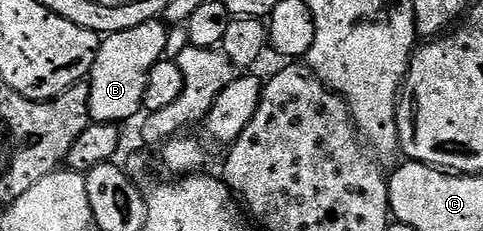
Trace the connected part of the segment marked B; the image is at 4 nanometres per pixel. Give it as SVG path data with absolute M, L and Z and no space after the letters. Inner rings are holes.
M155 18L130 29L105 34L101 38L100 48L94 57L92 74L86 80L90 89L92 123L124 125L127 119L141 114L150 69L154 69L154 65L159 59L165 58L167 52L164 51L168 47L167 29L169 30L159 18Z

